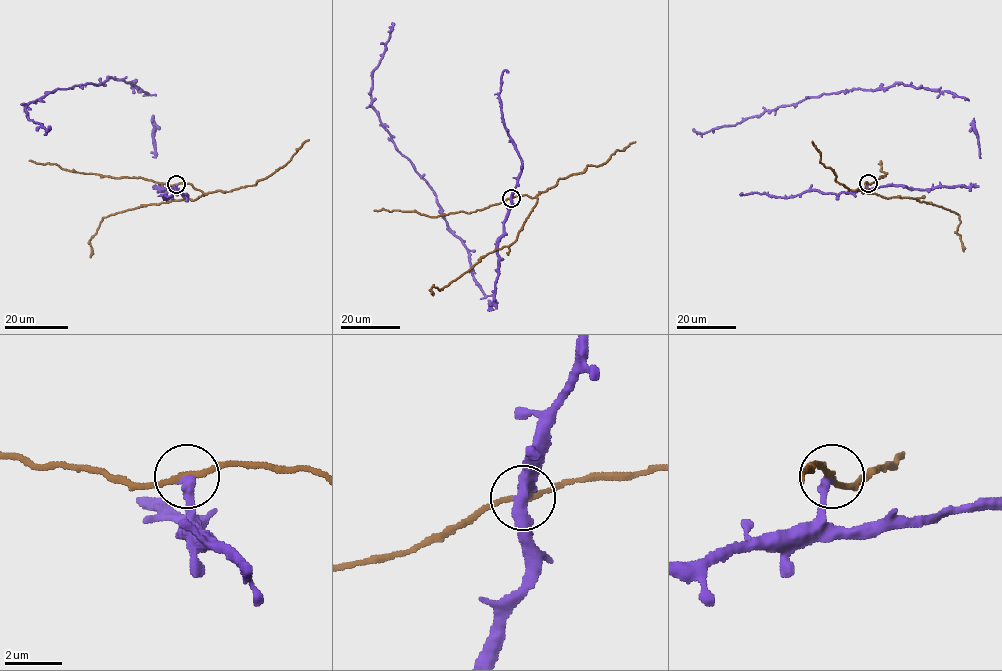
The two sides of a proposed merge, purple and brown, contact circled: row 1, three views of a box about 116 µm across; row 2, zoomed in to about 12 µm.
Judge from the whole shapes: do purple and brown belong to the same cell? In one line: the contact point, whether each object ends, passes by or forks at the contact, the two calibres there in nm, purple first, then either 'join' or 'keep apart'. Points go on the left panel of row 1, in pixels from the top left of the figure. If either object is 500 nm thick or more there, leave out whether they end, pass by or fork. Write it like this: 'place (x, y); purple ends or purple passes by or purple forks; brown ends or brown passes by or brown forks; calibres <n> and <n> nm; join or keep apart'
place (176, 184); purple ends; brown passes by; calibres 320 and 170 nm; keep apart

